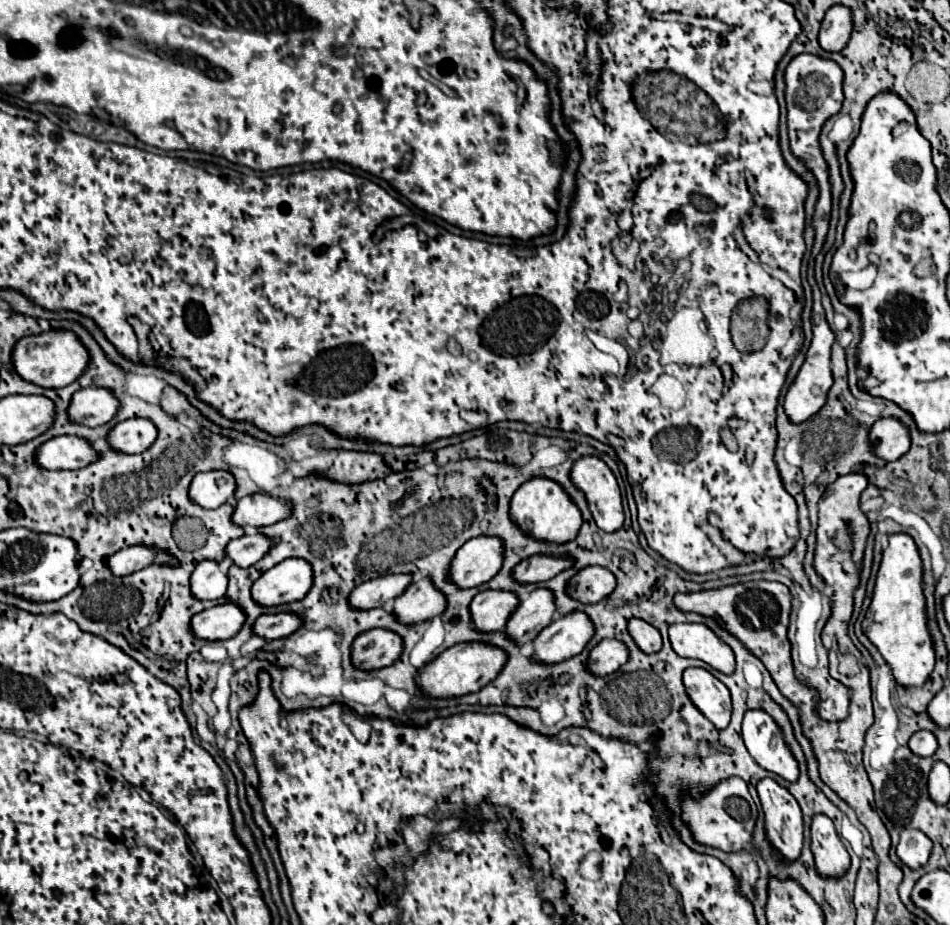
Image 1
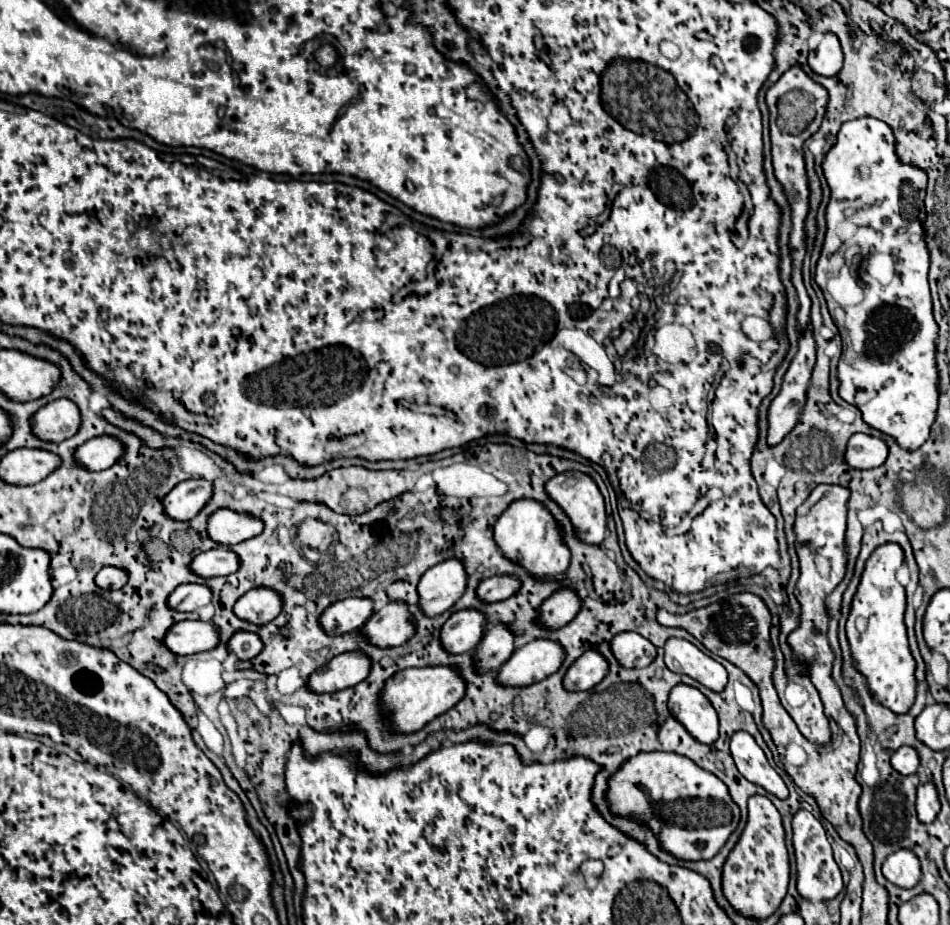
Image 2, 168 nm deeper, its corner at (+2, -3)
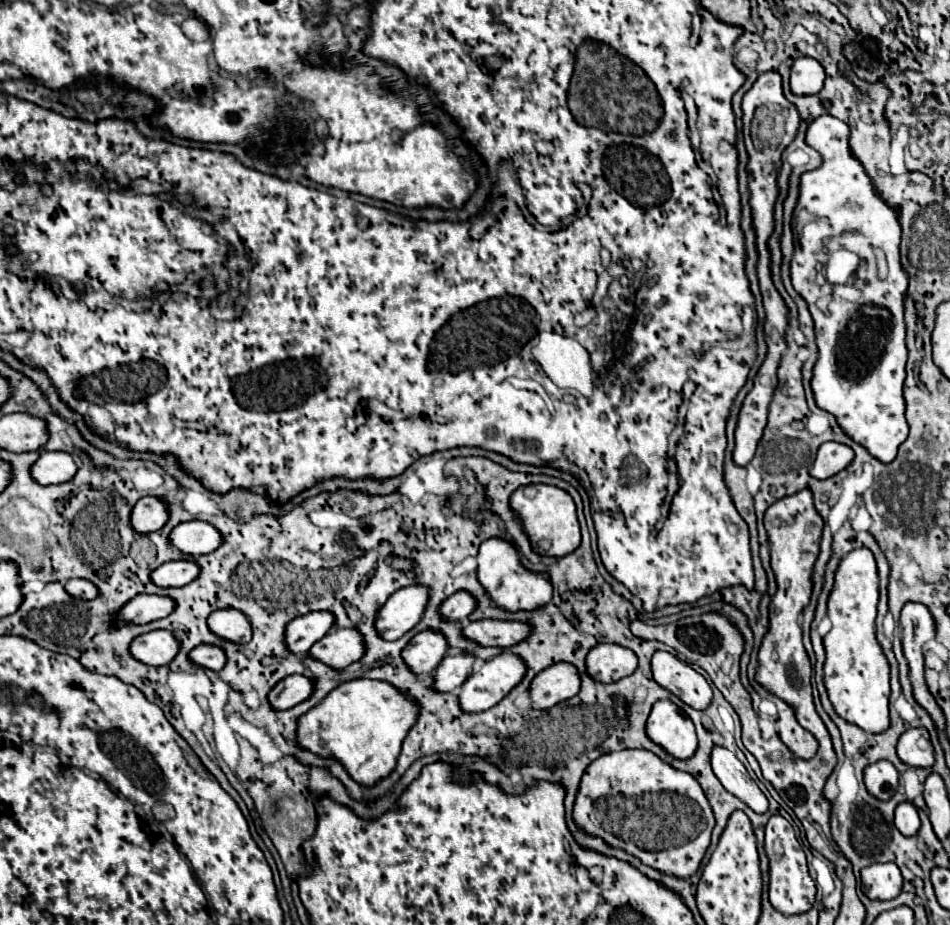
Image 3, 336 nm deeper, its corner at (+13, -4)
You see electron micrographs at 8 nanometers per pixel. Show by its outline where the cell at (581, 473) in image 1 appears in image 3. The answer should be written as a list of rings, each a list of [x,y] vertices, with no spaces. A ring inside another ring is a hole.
[[[547,484],[521,486],[511,494],[509,508],[517,514],[521,528],[525,530],[525,534],[529,534],[529,542],[533,550],[537,550],[537,554],[561,558],[571,554],[581,544],[575,504],[565,490]]]

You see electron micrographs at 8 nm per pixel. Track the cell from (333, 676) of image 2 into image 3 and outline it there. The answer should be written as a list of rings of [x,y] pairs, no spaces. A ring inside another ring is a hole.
[[[293,674],[275,684],[275,688],[267,694],[273,710],[289,710],[295,704],[307,700],[313,692],[313,682],[301,674]]]

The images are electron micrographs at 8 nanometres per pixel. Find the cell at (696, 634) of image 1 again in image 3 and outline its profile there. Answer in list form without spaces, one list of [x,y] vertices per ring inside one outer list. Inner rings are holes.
[[[655,652],[653,660],[653,680],[681,698],[687,706],[695,710],[705,710],[711,704],[711,686],[709,682],[689,664],[681,662],[671,652]]]

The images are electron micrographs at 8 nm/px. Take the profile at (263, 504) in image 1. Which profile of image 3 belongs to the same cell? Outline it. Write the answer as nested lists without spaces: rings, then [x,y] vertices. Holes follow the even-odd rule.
[[[191,520],[175,526],[169,534],[169,544],[189,556],[203,556],[221,546],[221,534],[209,524],[201,520]]]

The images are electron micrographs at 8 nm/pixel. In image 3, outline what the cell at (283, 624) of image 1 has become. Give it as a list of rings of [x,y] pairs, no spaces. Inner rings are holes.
[[[195,646],[189,652],[189,660],[199,666],[199,668],[207,668],[207,670],[221,670],[225,666],[225,652],[217,646]]]

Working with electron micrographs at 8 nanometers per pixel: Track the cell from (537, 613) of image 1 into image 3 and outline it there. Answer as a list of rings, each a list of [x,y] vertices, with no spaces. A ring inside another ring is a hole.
[[[453,654],[453,656],[443,658],[435,670],[433,686],[437,686],[437,690],[441,690],[441,694],[457,692],[463,686],[463,682],[467,680],[473,662],[475,662],[475,658],[471,654]]]

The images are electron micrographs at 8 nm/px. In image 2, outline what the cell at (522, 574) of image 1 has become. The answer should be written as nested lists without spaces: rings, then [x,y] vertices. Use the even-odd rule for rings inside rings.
[[[498,575],[498,577],[490,577],[484,579],[478,587],[478,597],[482,601],[504,601],[508,597],[512,597],[518,589],[520,589],[520,579],[512,577],[512,575]]]

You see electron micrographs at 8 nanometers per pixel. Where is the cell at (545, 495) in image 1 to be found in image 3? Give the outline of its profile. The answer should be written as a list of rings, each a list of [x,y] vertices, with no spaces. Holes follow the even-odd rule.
[[[489,538],[487,542],[481,544],[477,554],[477,580],[489,594],[491,602],[507,612],[517,612],[517,610],[533,612],[551,602],[553,588],[551,582],[547,580],[547,574],[533,574],[525,570],[519,562],[515,546],[503,538]]]

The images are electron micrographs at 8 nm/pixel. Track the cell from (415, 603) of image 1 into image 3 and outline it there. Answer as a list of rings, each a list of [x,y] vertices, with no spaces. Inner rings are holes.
[[[339,628],[335,634],[327,634],[315,642],[307,654],[309,658],[317,658],[335,670],[343,670],[345,666],[357,662],[363,652],[363,636],[353,628]]]

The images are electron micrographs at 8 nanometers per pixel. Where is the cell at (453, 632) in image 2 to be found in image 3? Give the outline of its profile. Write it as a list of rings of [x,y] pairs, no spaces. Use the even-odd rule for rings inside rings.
[[[425,630],[411,638],[409,646],[401,652],[401,658],[405,658],[405,666],[413,670],[413,674],[431,674],[437,664],[443,660],[447,652],[447,644],[443,634]]]

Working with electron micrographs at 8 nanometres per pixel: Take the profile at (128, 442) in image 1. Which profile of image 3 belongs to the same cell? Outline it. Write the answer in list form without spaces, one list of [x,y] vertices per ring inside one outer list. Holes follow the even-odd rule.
[[[41,452],[37,462],[29,468],[31,478],[41,486],[69,482],[77,472],[75,460],[65,452]]]

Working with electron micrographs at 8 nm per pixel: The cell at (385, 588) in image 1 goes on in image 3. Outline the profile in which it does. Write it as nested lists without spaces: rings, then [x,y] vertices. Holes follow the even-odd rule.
[[[309,612],[305,616],[297,616],[285,628],[285,646],[289,646],[293,654],[307,654],[307,650],[321,640],[331,626],[333,616],[329,612]]]

